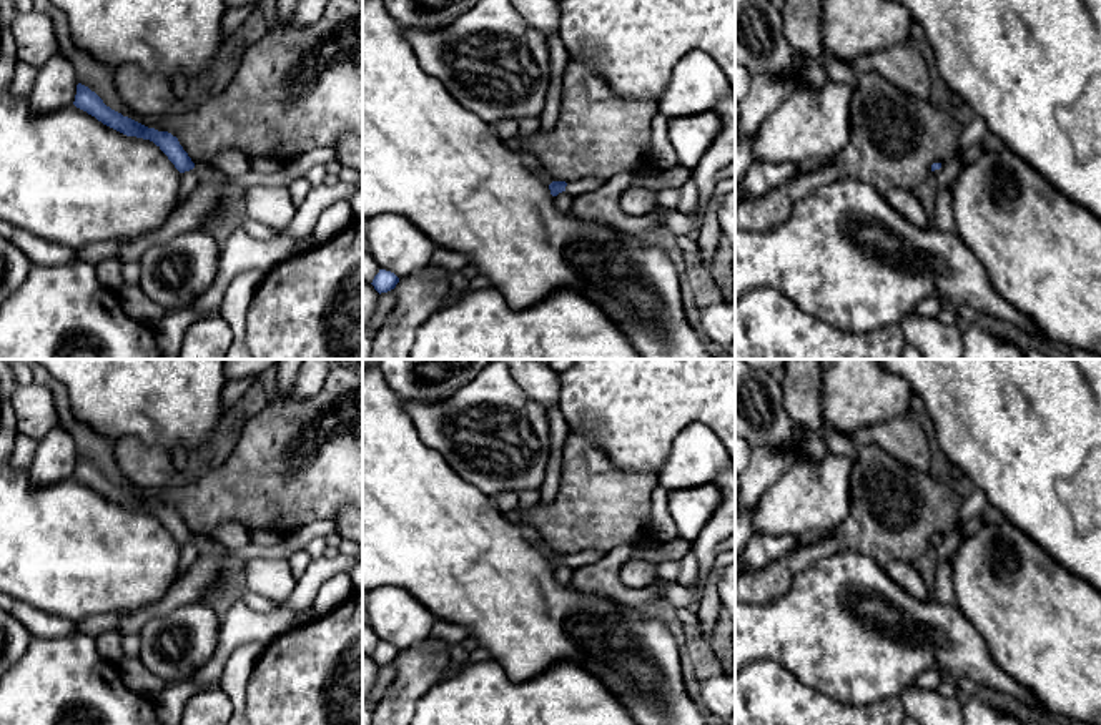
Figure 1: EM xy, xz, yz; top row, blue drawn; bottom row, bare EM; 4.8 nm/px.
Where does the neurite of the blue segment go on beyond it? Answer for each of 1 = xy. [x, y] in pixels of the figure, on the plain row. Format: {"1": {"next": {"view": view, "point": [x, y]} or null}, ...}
{"1": {"next": null}}

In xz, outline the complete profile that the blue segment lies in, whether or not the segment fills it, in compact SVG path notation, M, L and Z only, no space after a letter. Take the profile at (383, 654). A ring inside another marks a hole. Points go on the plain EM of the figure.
M379 642L379 645L374 649L371 657L381 667L394 662L397 655L399 655L399 650L394 645Z

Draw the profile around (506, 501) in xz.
M504 491L492 497L492 504L501 514L507 514L519 507L519 492L516 491Z

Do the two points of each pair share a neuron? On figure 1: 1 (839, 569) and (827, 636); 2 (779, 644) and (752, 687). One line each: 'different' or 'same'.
1: same
2: different

